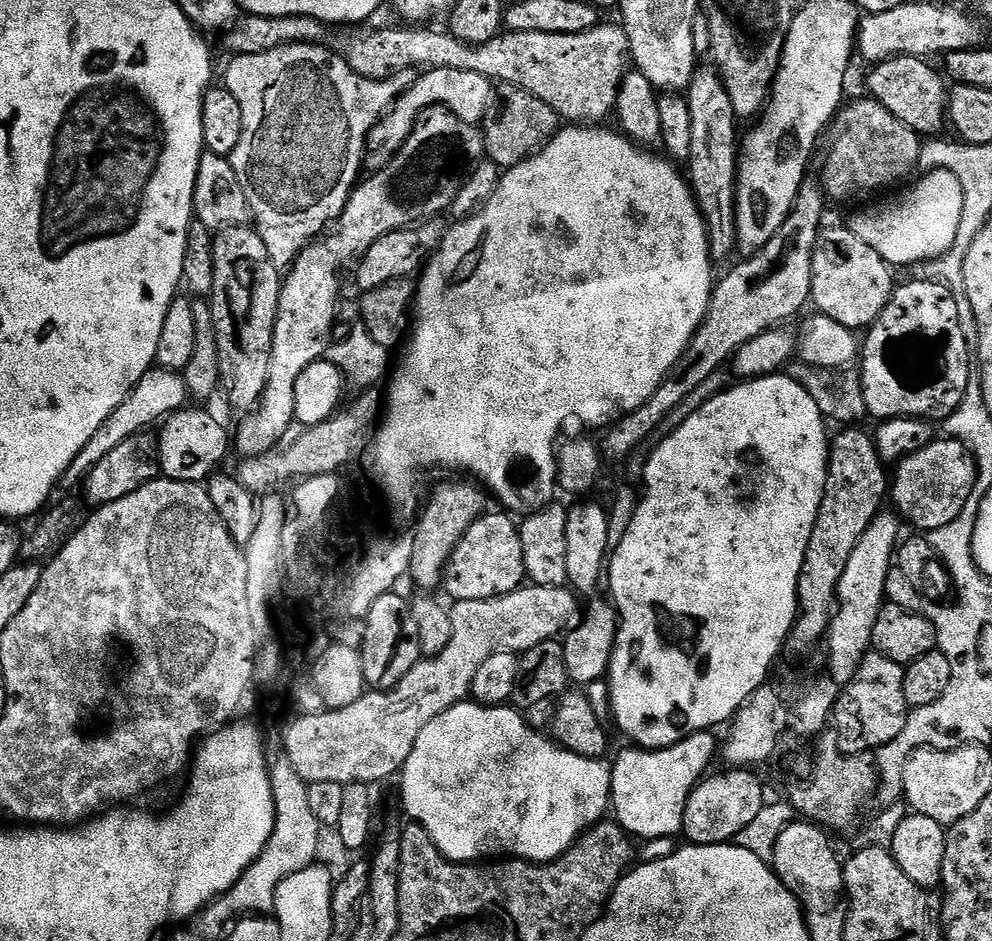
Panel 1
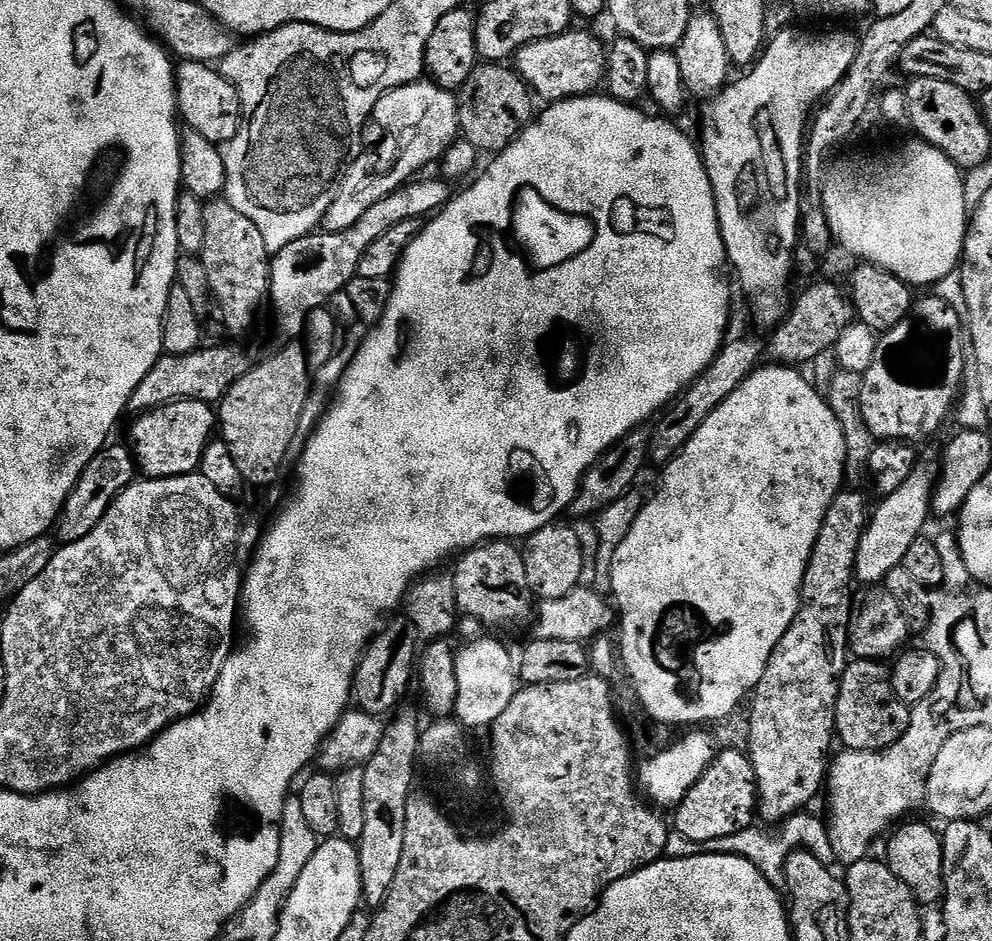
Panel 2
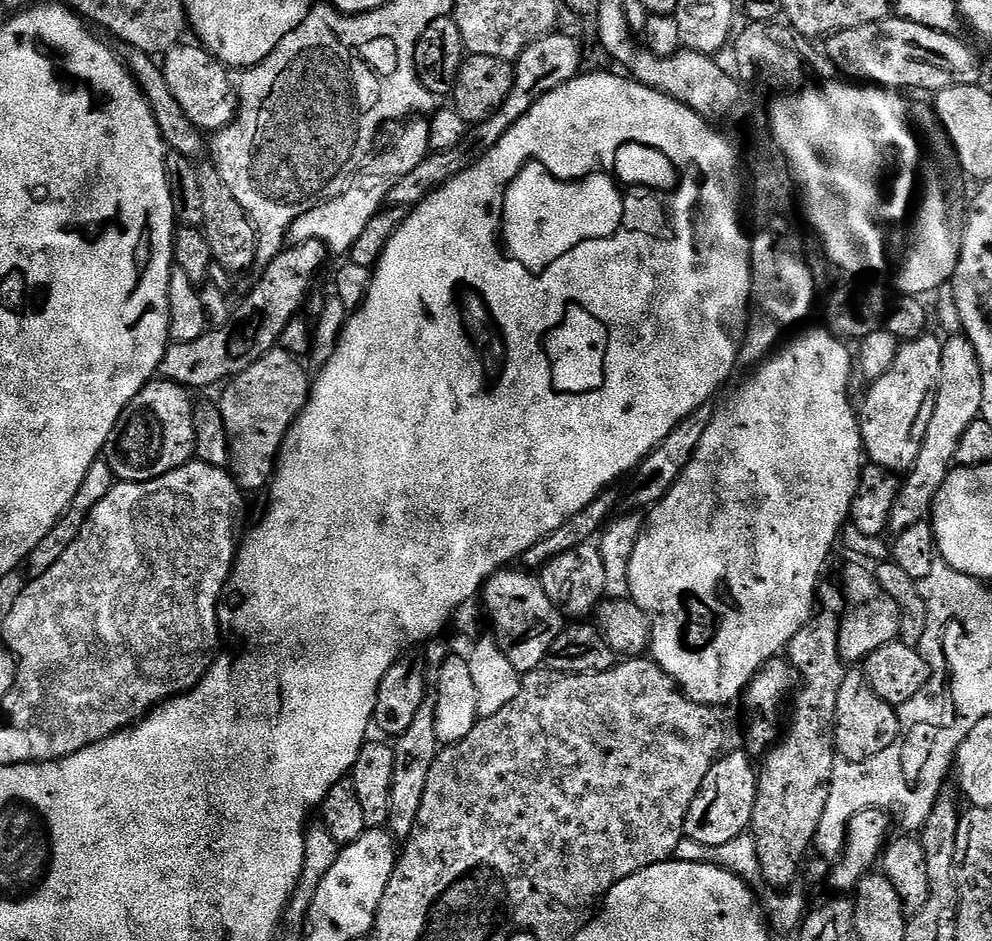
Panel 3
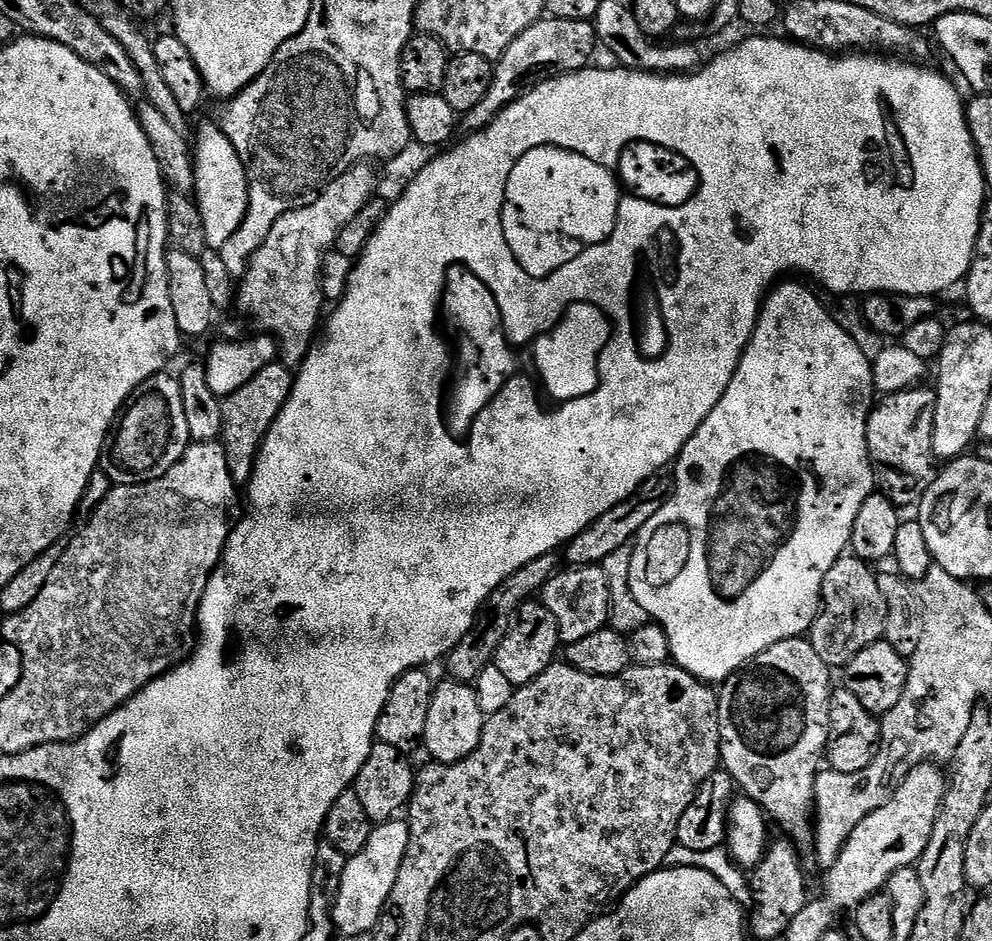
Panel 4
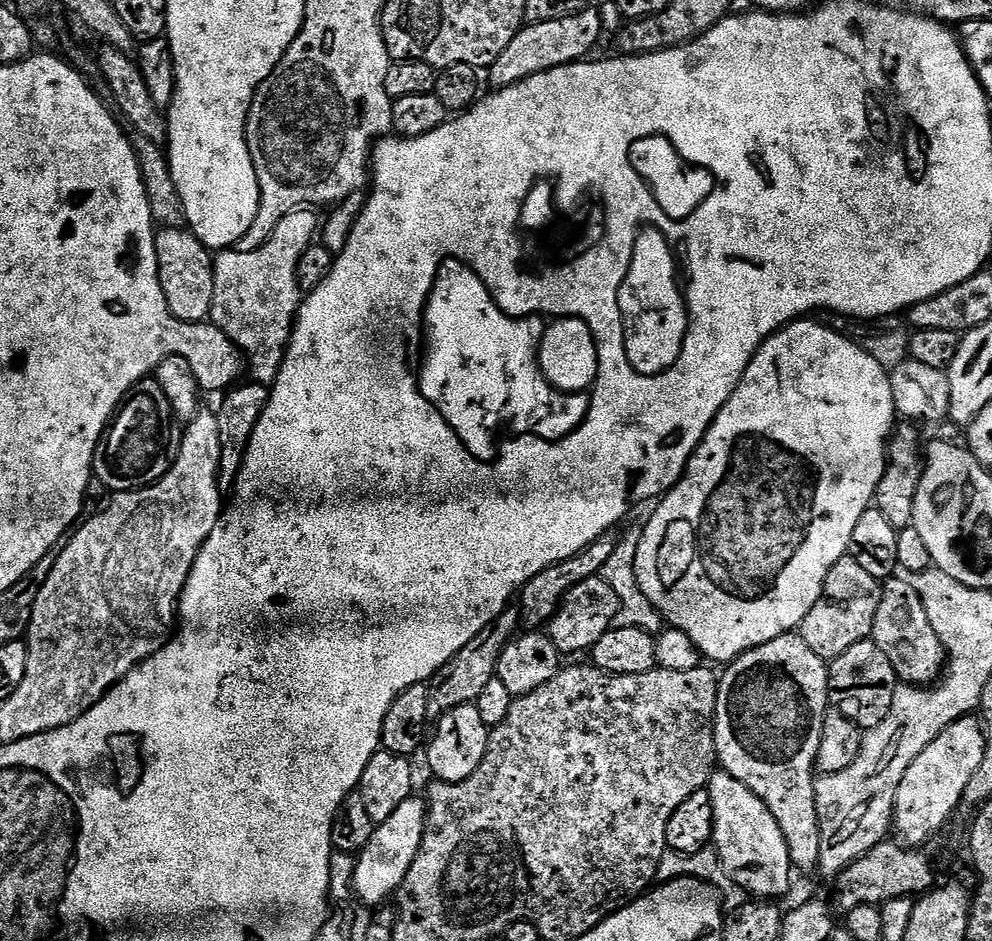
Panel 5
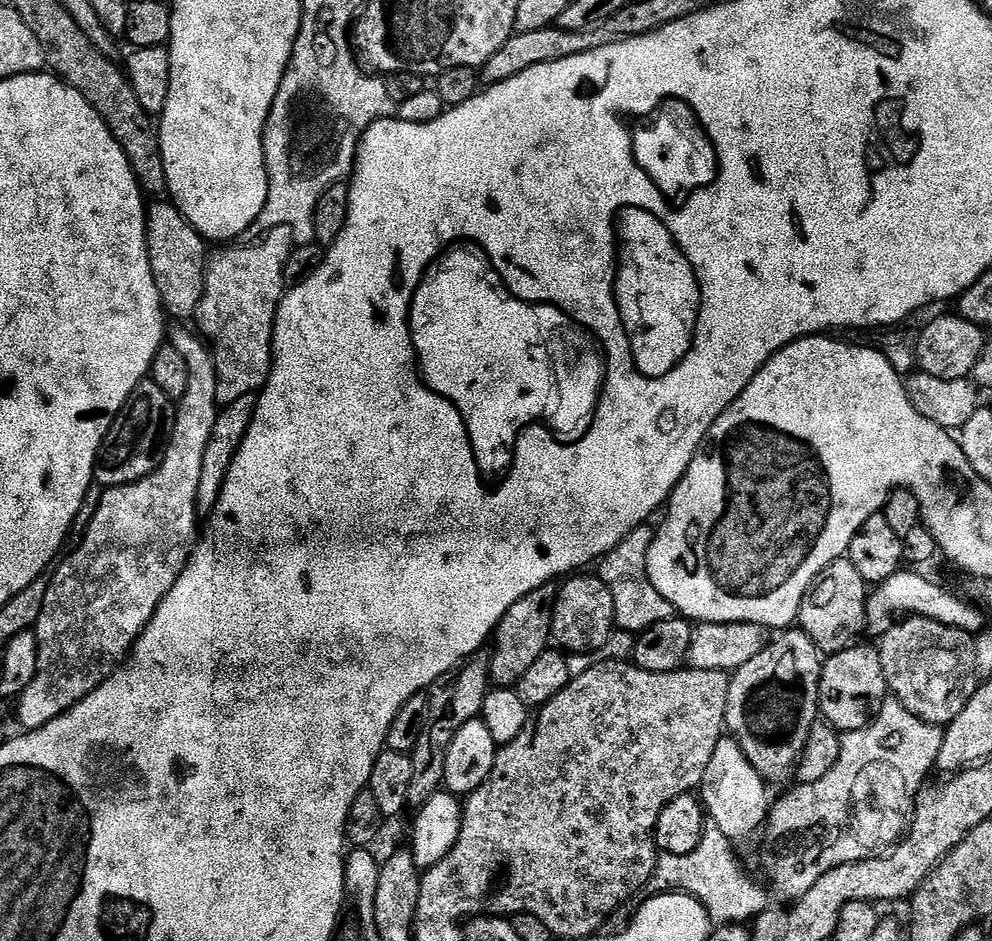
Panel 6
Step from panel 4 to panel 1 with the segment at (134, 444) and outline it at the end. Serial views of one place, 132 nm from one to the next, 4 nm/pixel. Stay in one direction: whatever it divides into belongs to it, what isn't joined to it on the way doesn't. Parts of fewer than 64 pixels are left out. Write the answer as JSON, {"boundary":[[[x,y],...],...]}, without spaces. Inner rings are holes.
{"boundary":[[[185,407],[167,417],[159,429],[161,432],[158,432],[158,439],[161,473],[169,480],[194,484],[207,481],[208,477],[223,465],[220,463],[227,458],[228,448],[230,452],[230,432],[227,432],[210,413],[192,407]]]}

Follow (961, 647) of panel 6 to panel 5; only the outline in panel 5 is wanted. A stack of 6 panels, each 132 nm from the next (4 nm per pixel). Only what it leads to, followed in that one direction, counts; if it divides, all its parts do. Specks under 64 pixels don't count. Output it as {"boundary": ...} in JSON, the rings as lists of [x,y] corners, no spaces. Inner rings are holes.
{"boundary":[[[889,578],[883,581],[878,602],[878,614],[874,614],[871,640],[890,658],[897,677],[905,684],[932,686],[941,679],[946,668],[946,645],[934,632],[930,618],[926,618],[926,606],[906,582]]]}

